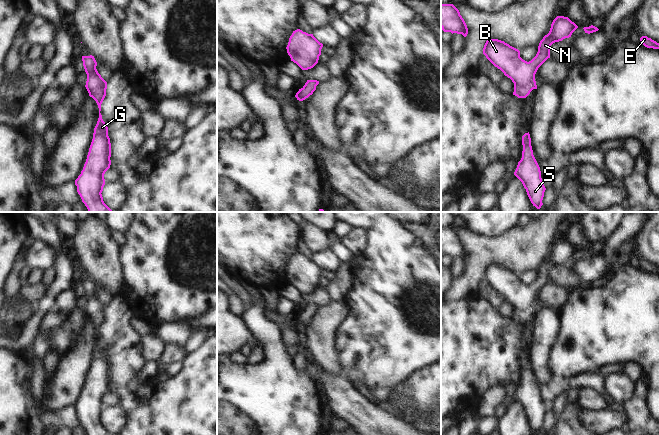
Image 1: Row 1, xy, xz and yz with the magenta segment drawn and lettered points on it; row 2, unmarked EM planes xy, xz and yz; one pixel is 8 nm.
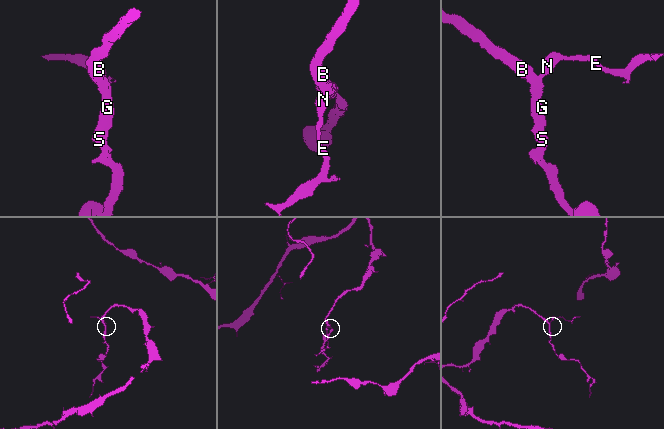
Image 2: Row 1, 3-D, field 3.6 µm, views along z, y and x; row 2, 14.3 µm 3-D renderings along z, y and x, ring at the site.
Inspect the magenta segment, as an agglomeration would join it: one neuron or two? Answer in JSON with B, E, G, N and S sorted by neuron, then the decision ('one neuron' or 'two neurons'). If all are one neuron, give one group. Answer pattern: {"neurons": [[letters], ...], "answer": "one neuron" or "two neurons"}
{"neurons": [["B", "E", "G", "N", "S"]], "answer": "one neuron"}

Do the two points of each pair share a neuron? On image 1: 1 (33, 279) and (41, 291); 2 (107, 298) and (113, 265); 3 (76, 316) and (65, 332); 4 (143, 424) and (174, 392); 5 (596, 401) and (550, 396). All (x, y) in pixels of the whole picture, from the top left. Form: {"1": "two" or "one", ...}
{"1": "two", "2": "two", "3": "one", "4": "one", "5": "two"}

